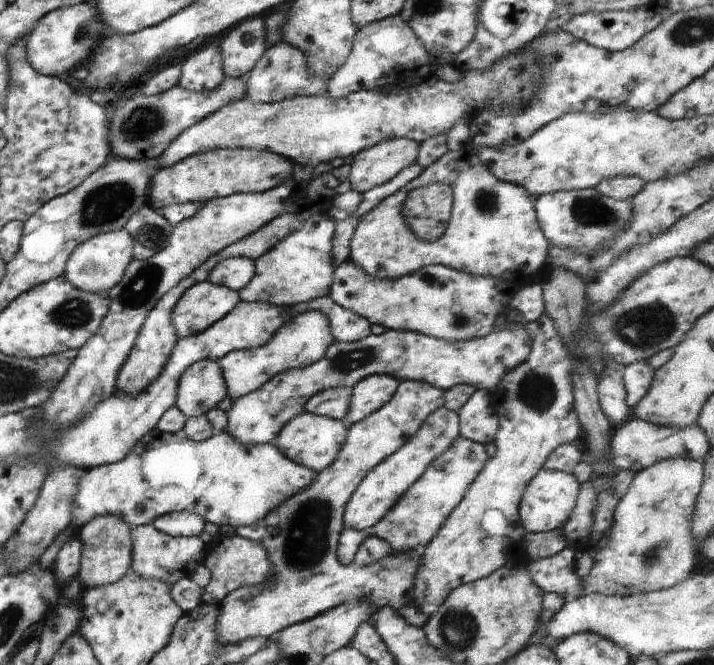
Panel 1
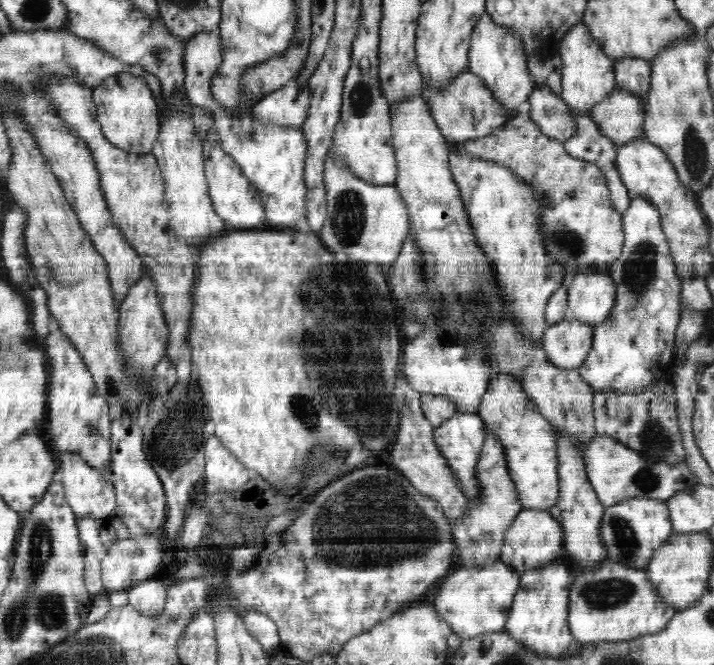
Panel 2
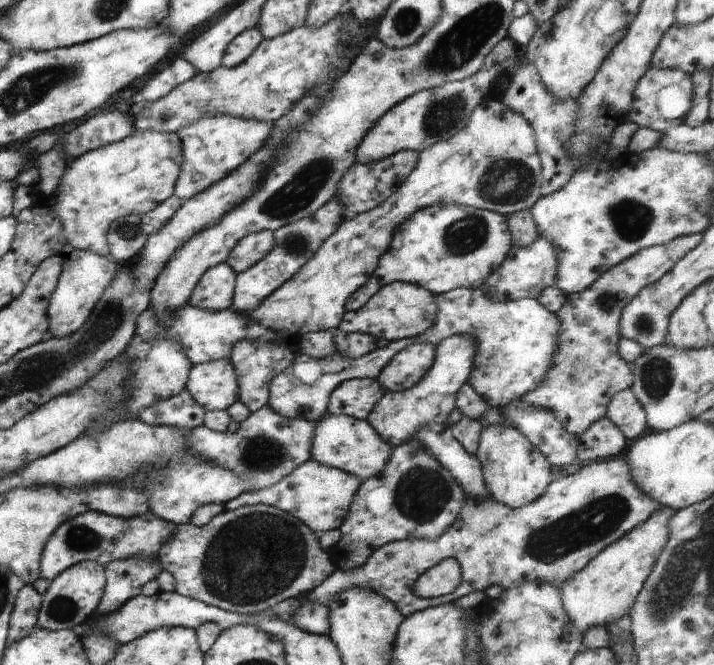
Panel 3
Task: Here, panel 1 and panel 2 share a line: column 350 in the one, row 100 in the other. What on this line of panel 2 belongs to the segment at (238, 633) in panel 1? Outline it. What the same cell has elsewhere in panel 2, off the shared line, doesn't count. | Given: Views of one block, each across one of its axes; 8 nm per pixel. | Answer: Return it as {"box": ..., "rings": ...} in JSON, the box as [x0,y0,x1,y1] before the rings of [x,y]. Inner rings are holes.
{"box":[420,23,616,144],"rings":[[[578,23],[566,33],[558,48],[561,65],[561,94],[563,101],[574,111],[574,115],[588,116],[590,109],[604,100],[616,89],[614,61],[602,52],[601,47],[592,38],[588,27]],[[468,70],[461,72],[456,78],[451,78],[446,86],[439,89],[434,89],[434,87],[428,89],[424,86],[420,95],[425,99],[432,118],[448,144],[460,144],[488,136],[503,129],[510,120],[507,110],[486,88],[484,81]]]}

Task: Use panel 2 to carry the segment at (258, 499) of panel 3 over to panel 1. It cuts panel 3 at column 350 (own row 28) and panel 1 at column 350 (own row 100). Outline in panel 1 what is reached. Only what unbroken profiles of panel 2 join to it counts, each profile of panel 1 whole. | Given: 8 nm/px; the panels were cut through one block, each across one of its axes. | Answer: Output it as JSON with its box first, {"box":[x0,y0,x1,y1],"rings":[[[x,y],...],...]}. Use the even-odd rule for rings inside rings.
{"box":[343,407,460,531],"rings":[[[446,407],[431,412],[422,422],[418,432],[396,452],[377,464],[356,487],[345,508],[343,524],[349,528],[364,531],[374,526],[398,502],[430,463],[438,458],[460,436],[459,414]]]}

